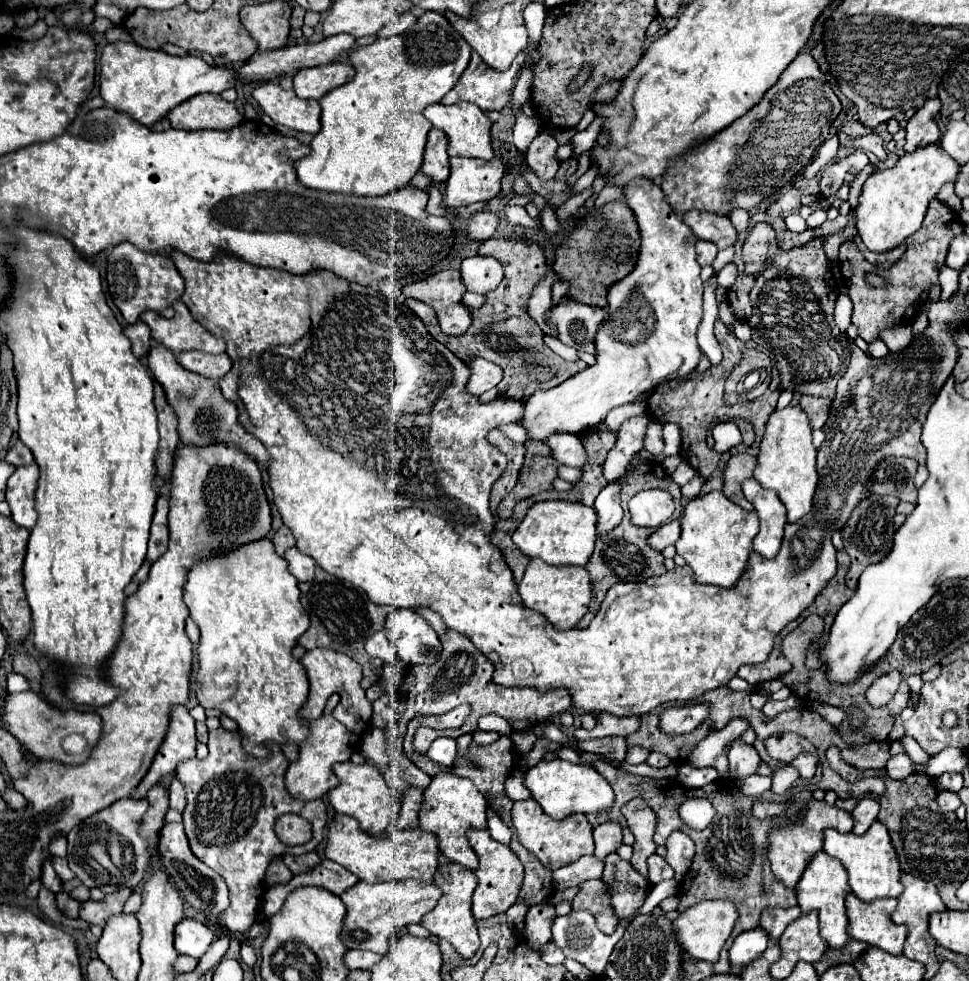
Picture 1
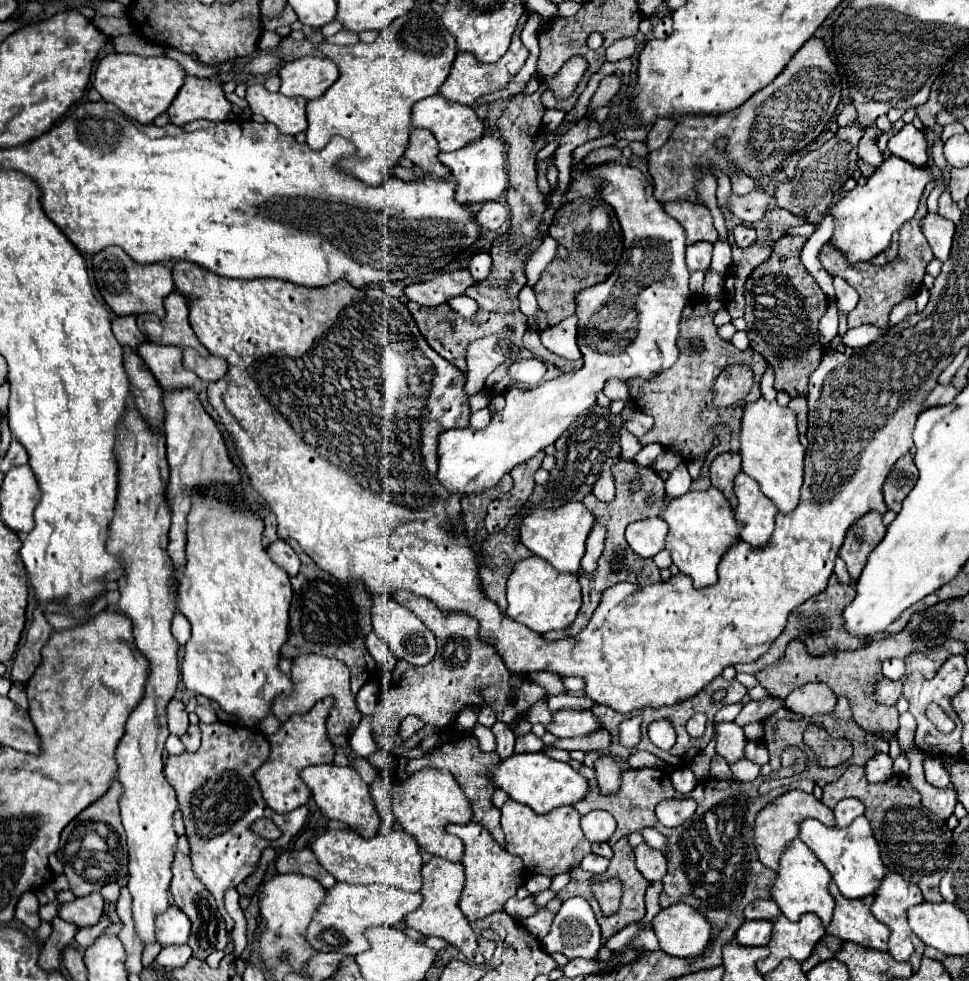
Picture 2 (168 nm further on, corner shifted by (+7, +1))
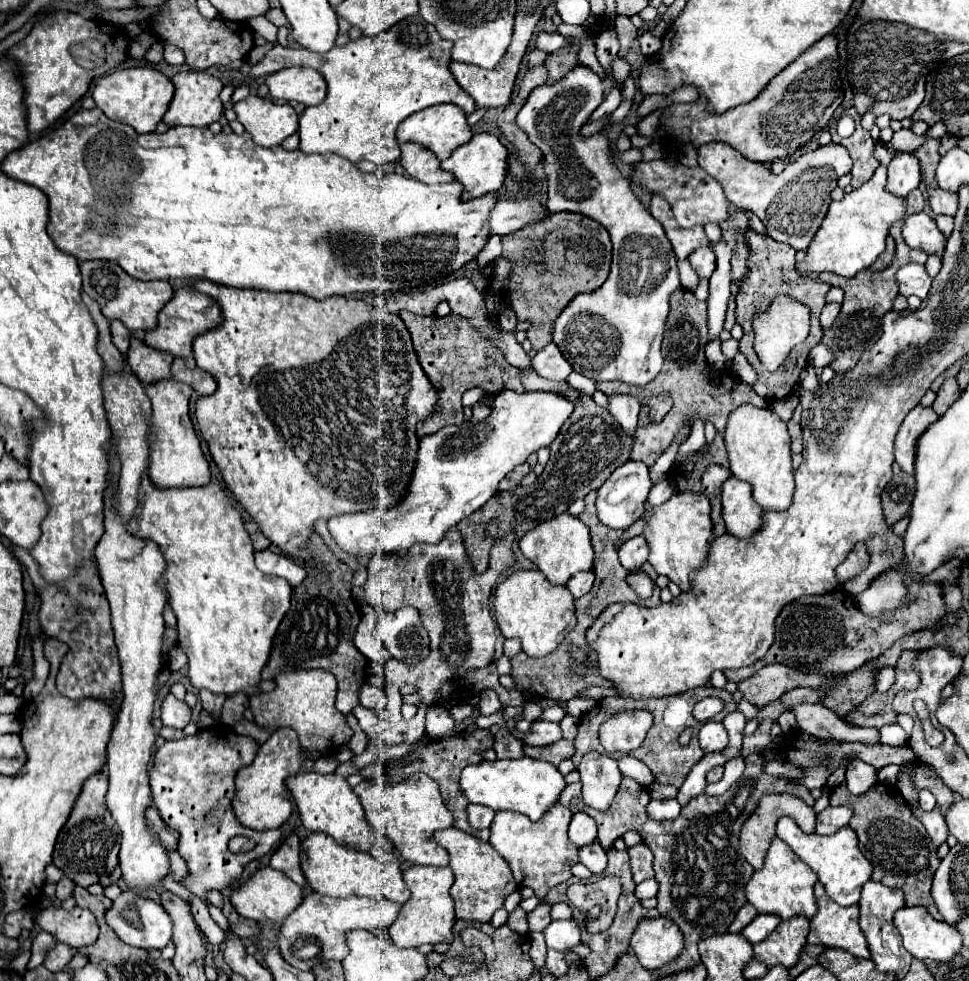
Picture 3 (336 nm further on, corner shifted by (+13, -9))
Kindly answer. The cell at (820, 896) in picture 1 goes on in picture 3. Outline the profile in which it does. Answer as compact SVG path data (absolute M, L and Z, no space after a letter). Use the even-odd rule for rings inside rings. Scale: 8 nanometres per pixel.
M773 837L771 847L765 855L765 863L759 871L751 875L745 885L745 899L757 909L757 913L773 913L781 919L789 919L795 915L811 919L817 913L817 901L813 895L813 885L817 883L817 875L793 855L791 847L781 839Z

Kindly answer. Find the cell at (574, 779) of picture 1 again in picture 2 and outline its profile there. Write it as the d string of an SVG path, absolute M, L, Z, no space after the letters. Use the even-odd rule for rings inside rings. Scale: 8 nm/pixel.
M523 753L523 755L513 755L505 761L501 761L497 767L489 771L491 779L495 781L497 787L505 789L511 799L529 805L535 813L543 815L553 811L555 807L561 805L575 805L581 799L587 797L589 793L589 781L581 777L579 771L575 771L569 763L555 761L547 757L545 753Z

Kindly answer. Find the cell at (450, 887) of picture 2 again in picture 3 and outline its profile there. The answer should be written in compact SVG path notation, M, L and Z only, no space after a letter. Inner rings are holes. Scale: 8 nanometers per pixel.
M411 865L403 871L405 885L411 891L409 901L399 909L395 923L389 927L389 937L395 947L419 947L423 943L451 943L453 939L453 899L449 889L453 885L453 871L449 867L421 867Z

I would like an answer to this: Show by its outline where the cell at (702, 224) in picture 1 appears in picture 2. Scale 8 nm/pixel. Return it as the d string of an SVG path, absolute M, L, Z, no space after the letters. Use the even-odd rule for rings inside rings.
M673 201L673 203L665 203L663 207L673 219L677 219L685 227L689 245L699 241L715 243L719 239L717 229L713 225L713 217L707 207L689 201Z

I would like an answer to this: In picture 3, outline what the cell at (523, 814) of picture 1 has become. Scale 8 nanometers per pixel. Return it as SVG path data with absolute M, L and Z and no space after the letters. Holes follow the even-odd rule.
M555 803L535 823L515 811L497 811L489 827L491 829L489 843L509 863L515 881L521 887L531 887L535 897L539 899L545 899L549 889L567 881L571 877L571 867L579 861L579 855L577 855L579 849L567 837L567 827L571 817L573 813L567 807L563 807L561 803Z

